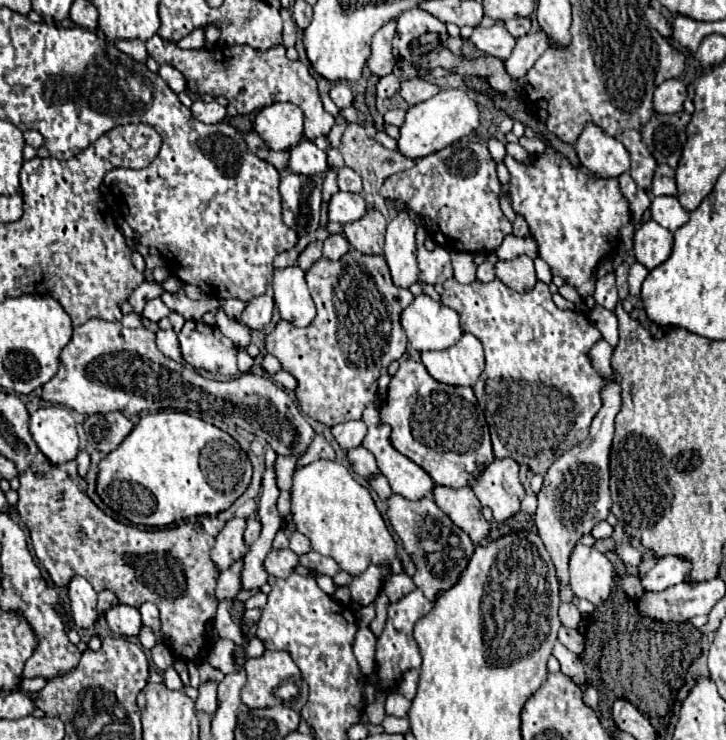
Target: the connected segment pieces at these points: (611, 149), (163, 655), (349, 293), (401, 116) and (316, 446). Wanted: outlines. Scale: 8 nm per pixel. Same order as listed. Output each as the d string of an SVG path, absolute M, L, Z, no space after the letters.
M586 127L574 147L580 163L598 177L620 177L630 169L630 155L626 147L596 127Z
M158 643L150 653L152 653L154 665L156 665L160 671L166 671L166 669L174 667L174 655L172 655L172 651L170 651L166 645Z
M352 249L336 263L316 261L308 271L308 289L318 309L312 325L298 329L280 321L266 337L266 351L298 379L296 399L304 415L328 427L356 421L376 397L382 355L404 355L406 351L400 313L414 295L392 283L382 257L360 255Z
M394 109L394 110L390 110L388 111L384 116L384 122L386 124L391 124L391 125L395 125L397 127L400 127L405 120L405 115L406 115L406 111L402 110L402 109Z
M316 435L312 439L312 443L308 445L306 453L298 459L298 465L308 465L312 461L318 461L318 459L334 459L334 449L332 445L324 439L324 435Z

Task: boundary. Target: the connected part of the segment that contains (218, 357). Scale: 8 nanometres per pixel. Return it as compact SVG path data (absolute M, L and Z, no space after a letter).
M186 321L178 333L182 357L196 369L206 369L210 373L220 373L228 377L238 377L236 345L220 333L216 325L206 325L202 321Z

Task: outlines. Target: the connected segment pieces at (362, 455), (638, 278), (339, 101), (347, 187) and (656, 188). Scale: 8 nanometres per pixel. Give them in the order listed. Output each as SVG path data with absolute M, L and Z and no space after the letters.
M356 447L356 449L348 451L348 459L350 459L352 471L356 475L360 475L364 481L370 481L372 477L380 475L380 469L376 465L376 459L374 459L374 455L368 449Z
M634 263L632 269L630 269L630 275L628 275L628 285L630 285L630 295L640 295L640 289L642 289L642 283L648 275L648 269L640 263Z
M336 81L332 83L330 87L330 97L332 101L338 105L338 107L350 107L352 105L352 91L350 91L350 85L346 81Z
M342 167L338 171L338 185L340 185L340 191L350 191L350 193L362 191L362 179L350 167Z
M658 165L652 181L652 195L676 195L676 179L670 165Z

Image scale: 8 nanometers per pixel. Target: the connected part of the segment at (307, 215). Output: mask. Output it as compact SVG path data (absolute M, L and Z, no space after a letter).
M284 173L280 181L284 223L292 227L298 237L304 237L318 229L320 203L322 203L324 175L296 175Z

